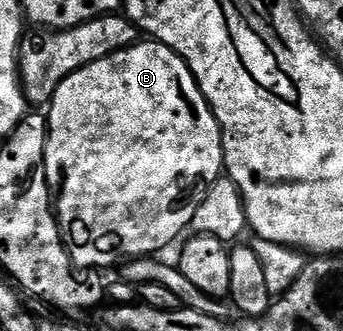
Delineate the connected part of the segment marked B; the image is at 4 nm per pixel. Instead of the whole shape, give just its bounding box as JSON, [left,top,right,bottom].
[43,40,224,270]

